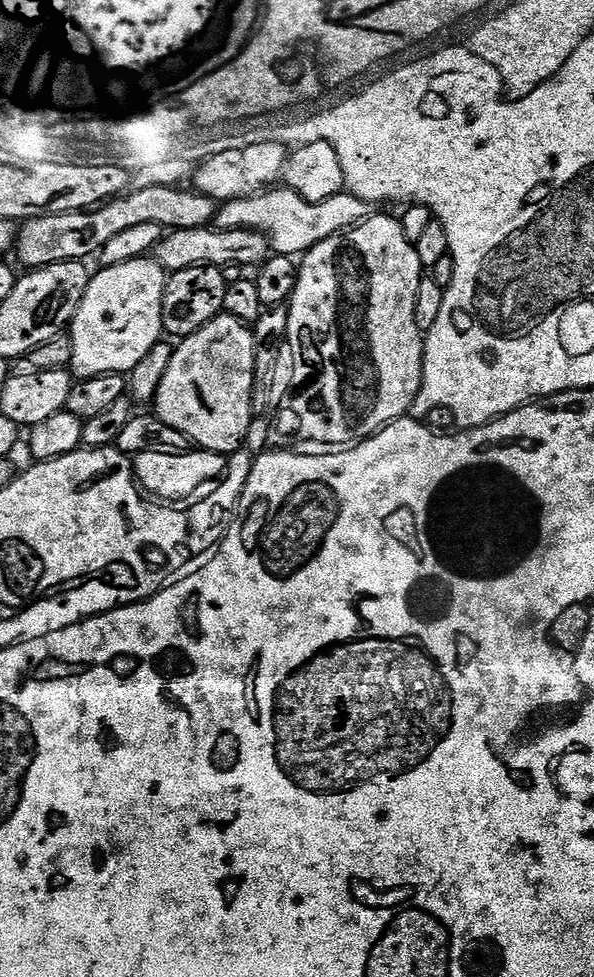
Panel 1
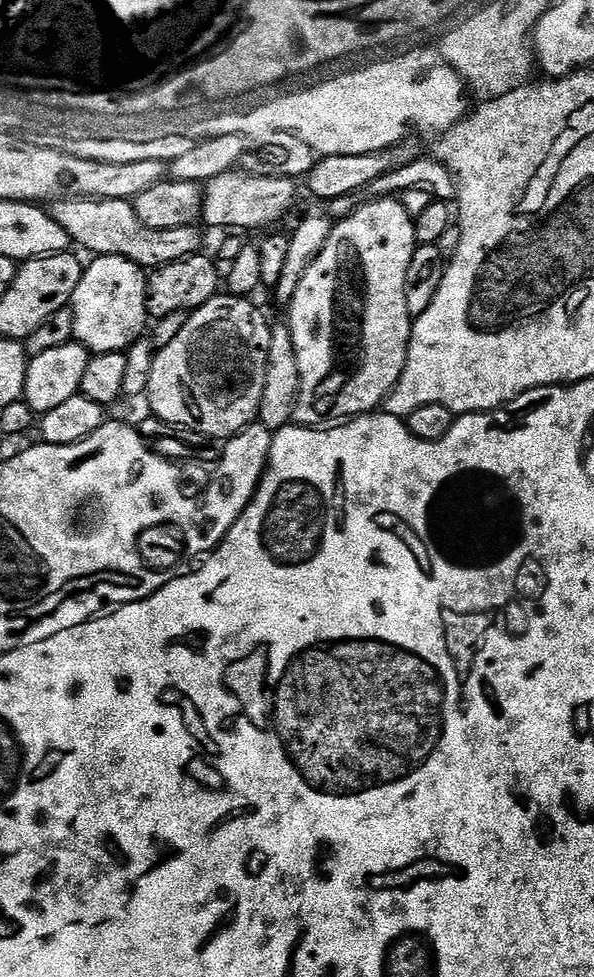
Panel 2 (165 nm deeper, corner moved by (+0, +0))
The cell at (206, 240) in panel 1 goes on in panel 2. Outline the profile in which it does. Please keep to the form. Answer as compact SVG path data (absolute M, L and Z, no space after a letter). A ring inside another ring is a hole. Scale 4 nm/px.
M60 198L51 205L54 222L68 232L73 245L81 244L86 251L97 256L121 256L145 270L155 270L161 264L178 262L201 251L204 240L199 227L178 226L170 230L158 230L146 226L138 218L135 207L127 200L86 200Z

